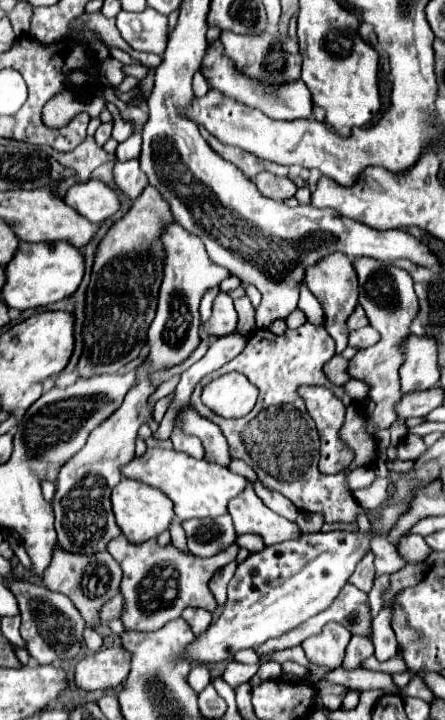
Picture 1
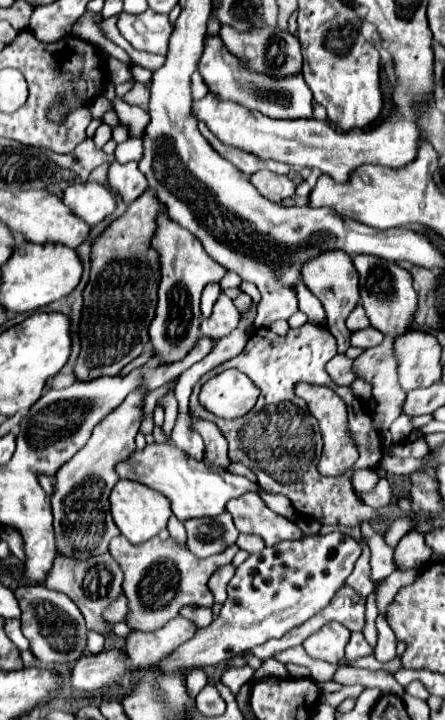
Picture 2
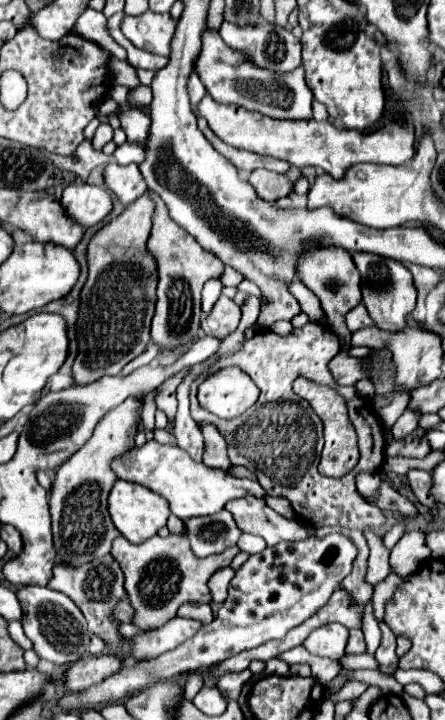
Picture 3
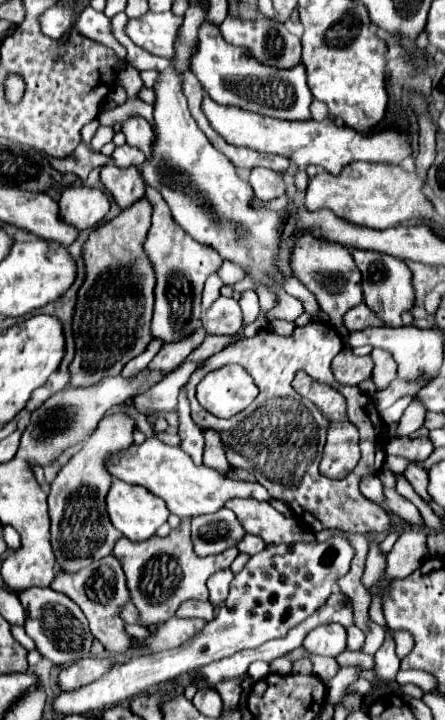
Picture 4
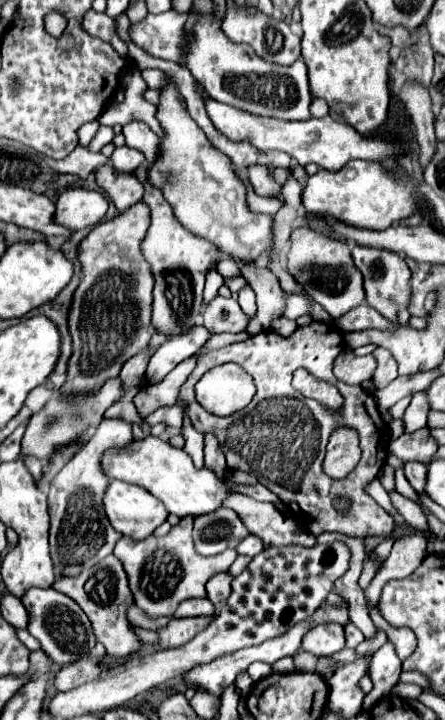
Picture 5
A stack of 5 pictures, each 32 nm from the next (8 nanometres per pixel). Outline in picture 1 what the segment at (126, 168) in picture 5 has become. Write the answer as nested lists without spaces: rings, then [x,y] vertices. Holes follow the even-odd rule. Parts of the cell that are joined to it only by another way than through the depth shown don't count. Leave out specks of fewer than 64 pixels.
[[[132,134],[126,142],[118,144],[118,148],[116,148],[116,160],[118,162],[138,160],[140,150],[142,150],[142,136],[140,134]]]

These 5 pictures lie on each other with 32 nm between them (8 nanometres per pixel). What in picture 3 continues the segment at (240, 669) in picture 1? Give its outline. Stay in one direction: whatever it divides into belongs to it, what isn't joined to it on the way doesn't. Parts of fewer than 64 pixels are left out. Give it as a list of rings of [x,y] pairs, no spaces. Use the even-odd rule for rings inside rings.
[[[244,670],[244,672],[240,672],[240,674],[222,676],[222,678],[216,682],[216,686],[218,686],[218,690],[222,692],[222,696],[224,696],[226,700],[238,700],[244,682],[248,682],[250,678],[252,678],[250,670]]]

